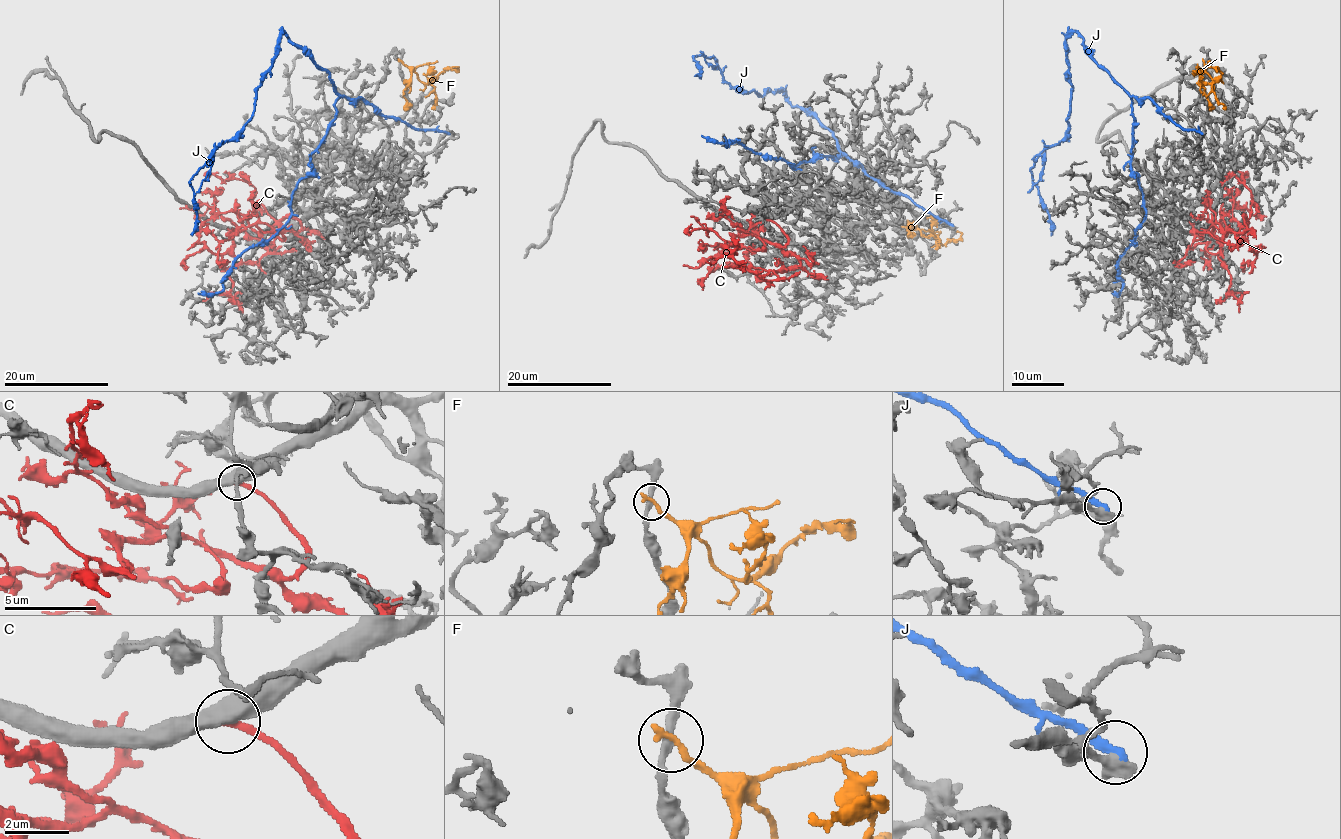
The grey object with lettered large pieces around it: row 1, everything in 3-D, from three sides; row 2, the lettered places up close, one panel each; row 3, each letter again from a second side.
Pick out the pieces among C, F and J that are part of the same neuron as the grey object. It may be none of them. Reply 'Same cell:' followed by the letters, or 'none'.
Same cell: C

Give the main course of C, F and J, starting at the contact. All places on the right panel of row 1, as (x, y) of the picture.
C: (1196, 232), (1221, 240), (1226, 230), (1243, 232), (1244, 217), (1247, 240), (1234, 219), (1234, 204), (1242, 208)
F: (1203, 61), (1212, 83), (1221, 74), (1214, 67), (1207, 67)
J: (1201, 133), (1131, 96), (1073, 32), (1066, 40), (1068, 134), (1034, 157), (1030, 173), (1051, 236)

